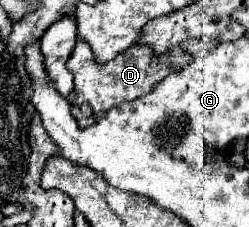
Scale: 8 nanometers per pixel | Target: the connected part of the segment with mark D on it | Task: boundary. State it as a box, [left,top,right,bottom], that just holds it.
[67,41,193,115]

